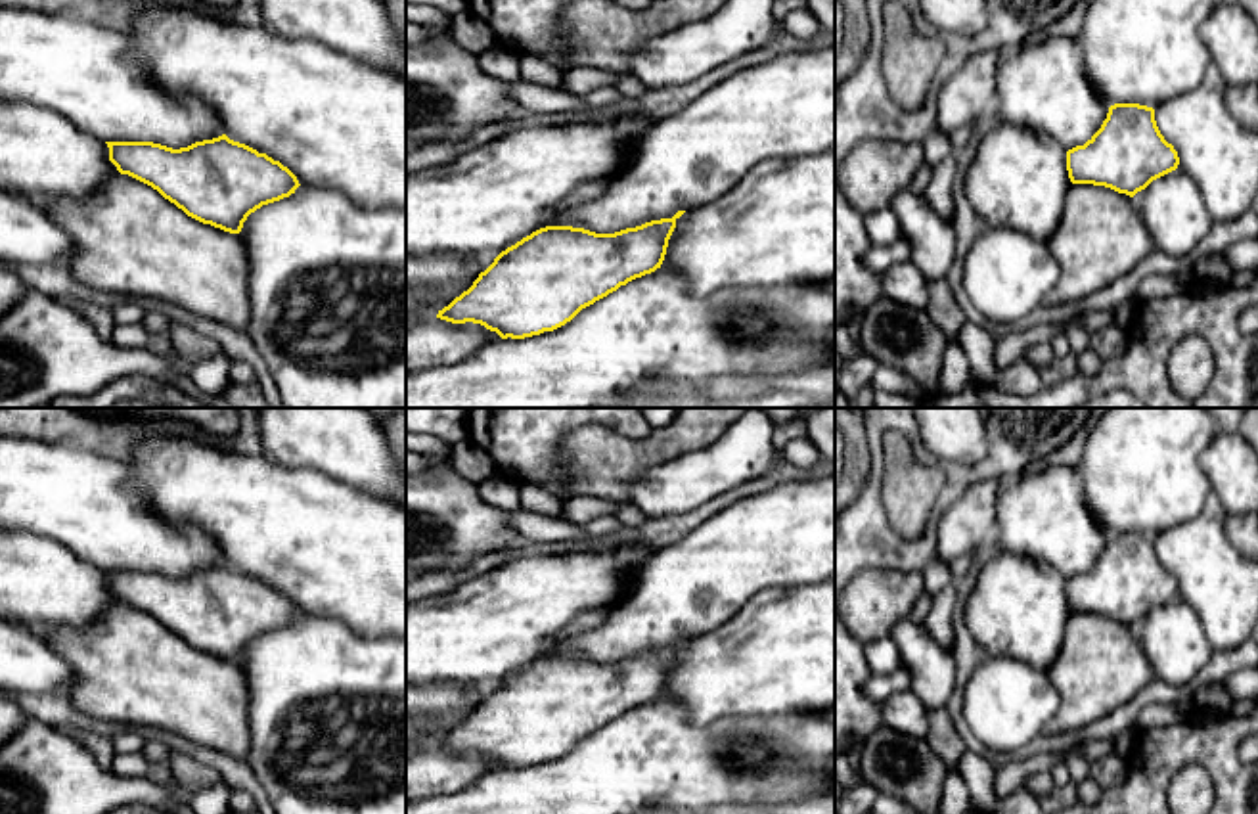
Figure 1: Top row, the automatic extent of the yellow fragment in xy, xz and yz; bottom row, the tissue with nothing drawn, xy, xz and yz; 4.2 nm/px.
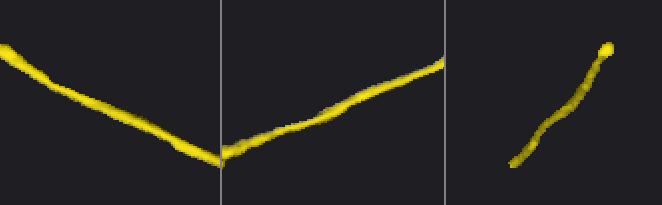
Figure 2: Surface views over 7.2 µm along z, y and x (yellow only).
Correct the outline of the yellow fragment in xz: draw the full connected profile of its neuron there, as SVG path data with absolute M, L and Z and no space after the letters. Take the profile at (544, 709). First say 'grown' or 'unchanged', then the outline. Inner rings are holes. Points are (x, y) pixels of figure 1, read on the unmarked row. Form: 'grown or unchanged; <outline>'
unchanged; M684 642L615 663L540 657L502 680L437 747L481 753L502 768L553 760L620 714L661 697Z

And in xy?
unchanged; M226 563L172 578L153 571L105 571L109 590L188 645L239 663L251 642L295 622L297 605Z

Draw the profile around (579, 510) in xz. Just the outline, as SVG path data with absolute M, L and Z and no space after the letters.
M571 496L563 500L563 508L557 519L563 519L574 525L584 525L601 515L615 515L617 509L618 509L618 504L609 500L601 500L594 496Z

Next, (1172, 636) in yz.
M1179 598L1153 609L1134 630L1155 678L1178 690L1191 690L1197 674L1214 657L1202 619Z

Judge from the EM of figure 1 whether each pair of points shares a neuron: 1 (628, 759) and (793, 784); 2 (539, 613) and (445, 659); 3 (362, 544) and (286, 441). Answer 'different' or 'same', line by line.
1: same
2: same
3: different

